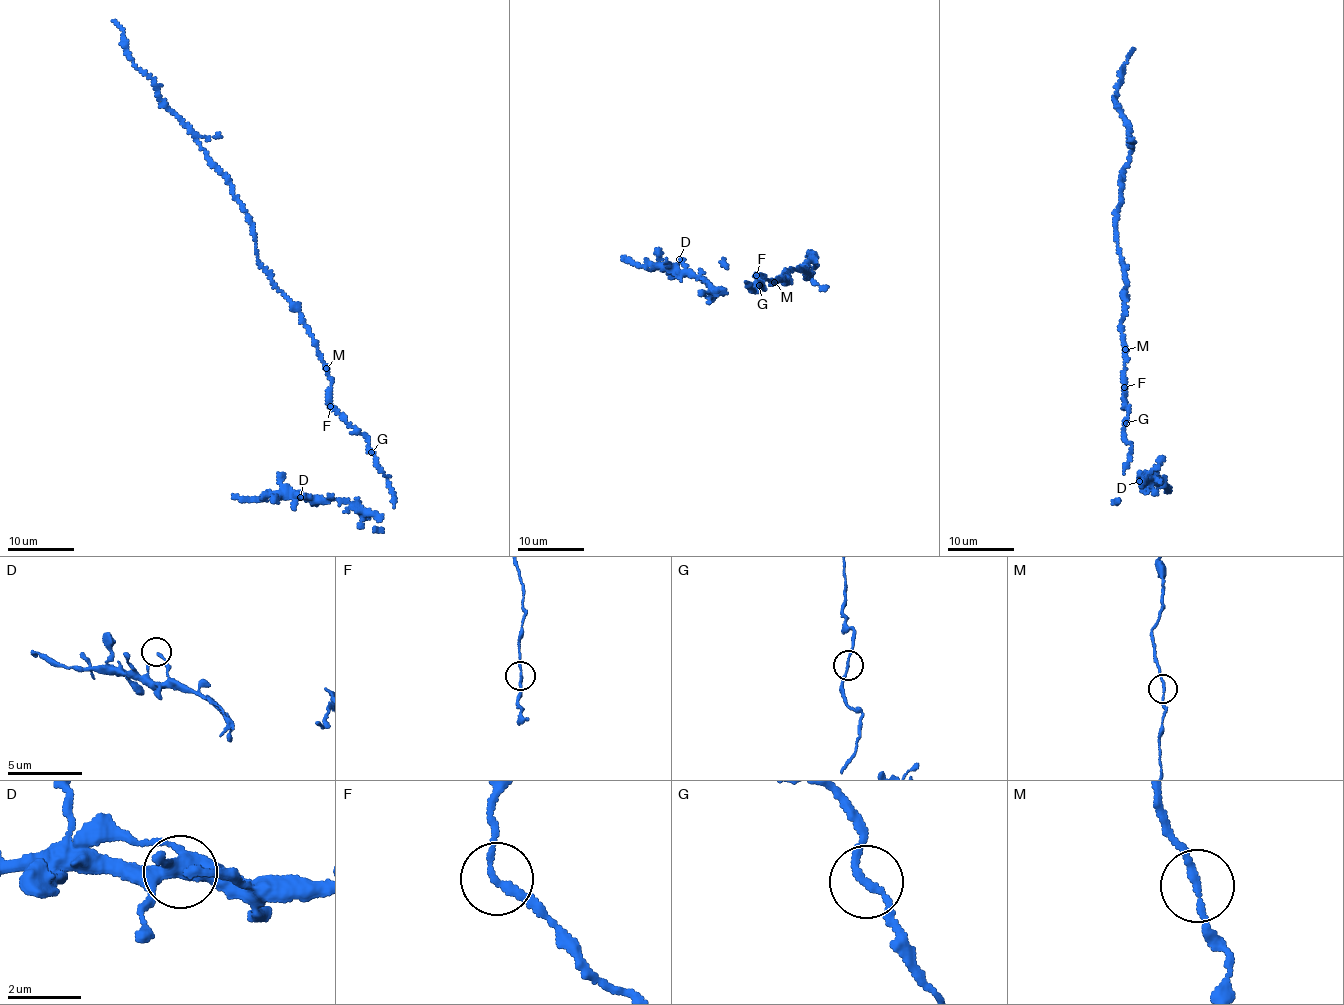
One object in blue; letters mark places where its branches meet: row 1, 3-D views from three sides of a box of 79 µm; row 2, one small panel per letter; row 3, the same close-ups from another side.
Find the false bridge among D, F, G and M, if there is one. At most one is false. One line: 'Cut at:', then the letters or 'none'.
Cut at: none

